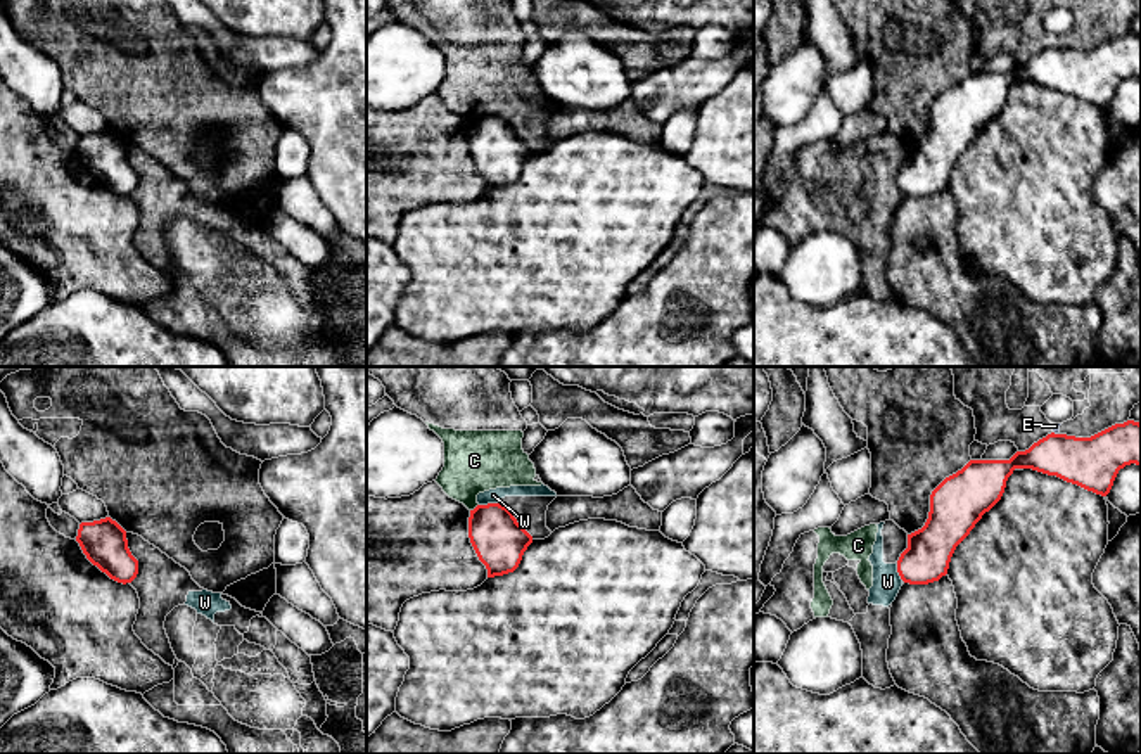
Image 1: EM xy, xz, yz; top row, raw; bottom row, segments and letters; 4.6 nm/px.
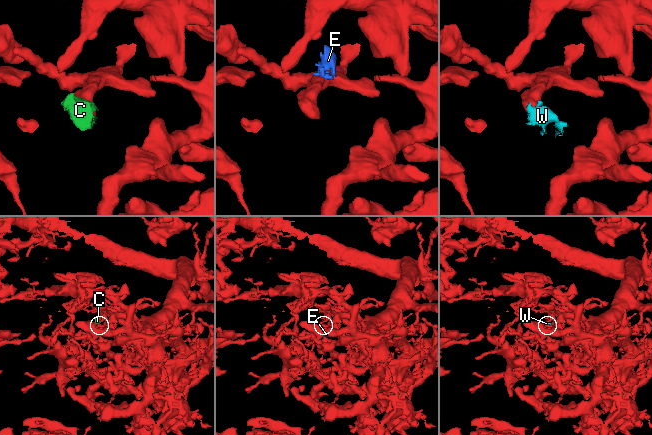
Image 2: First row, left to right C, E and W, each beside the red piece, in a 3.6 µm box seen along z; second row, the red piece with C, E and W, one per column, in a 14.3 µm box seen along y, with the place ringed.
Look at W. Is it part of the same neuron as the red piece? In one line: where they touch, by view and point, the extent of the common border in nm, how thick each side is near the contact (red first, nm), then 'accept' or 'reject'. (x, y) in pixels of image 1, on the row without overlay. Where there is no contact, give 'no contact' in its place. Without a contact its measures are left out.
xz (488, 116) | 100 nm | 240/60 nm | reject

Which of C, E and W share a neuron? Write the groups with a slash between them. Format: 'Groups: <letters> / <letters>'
Groups: C W / E

